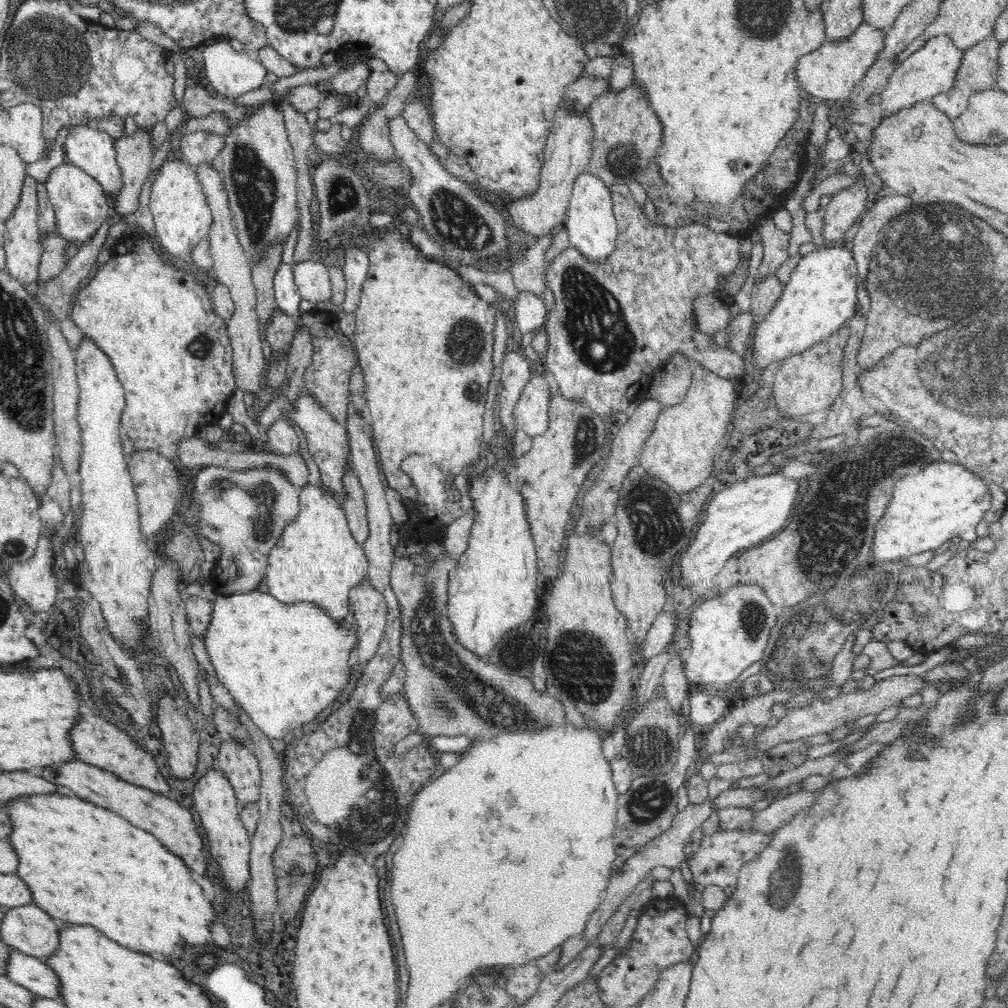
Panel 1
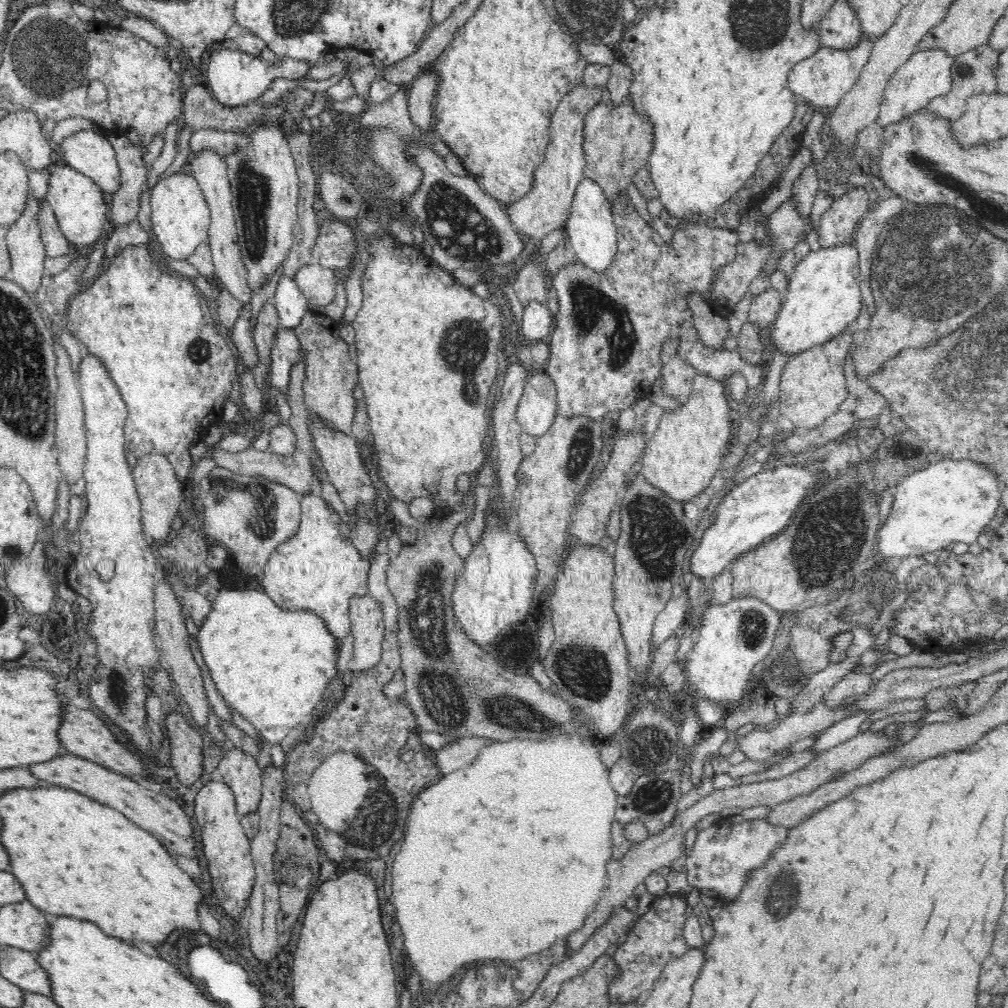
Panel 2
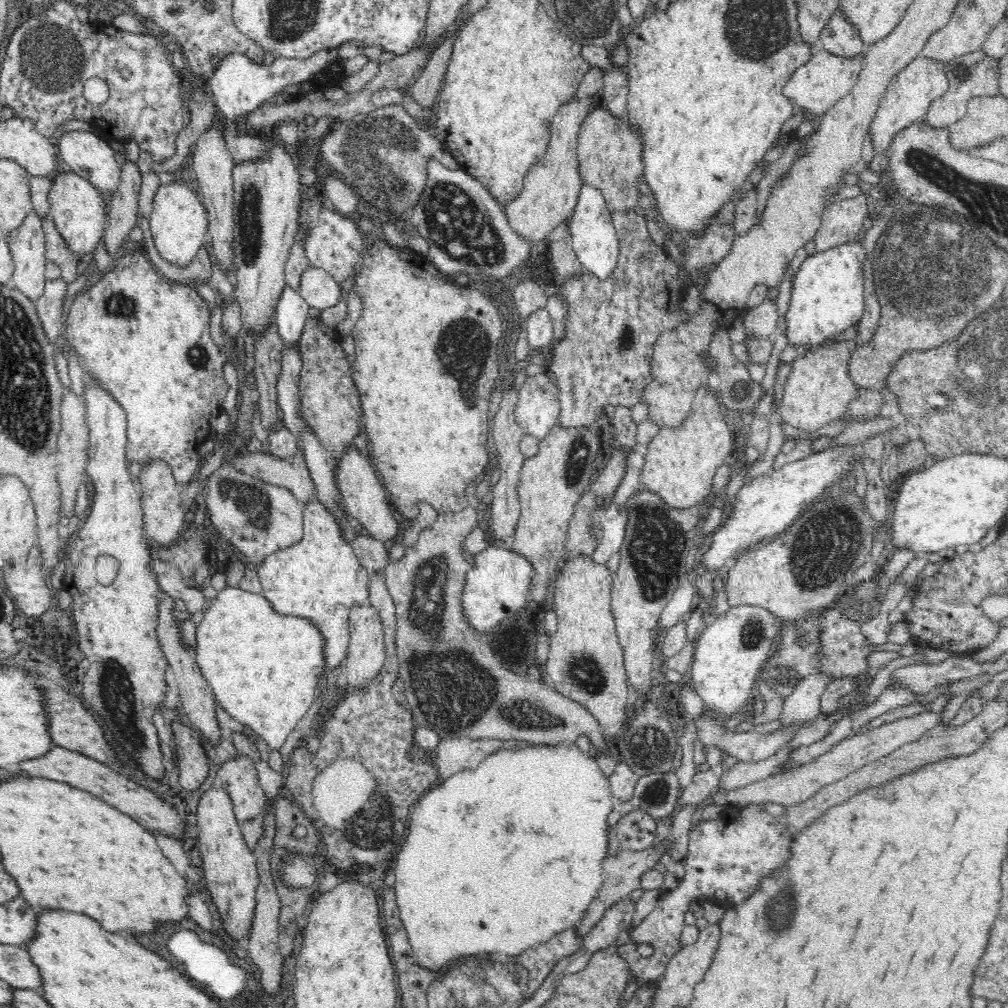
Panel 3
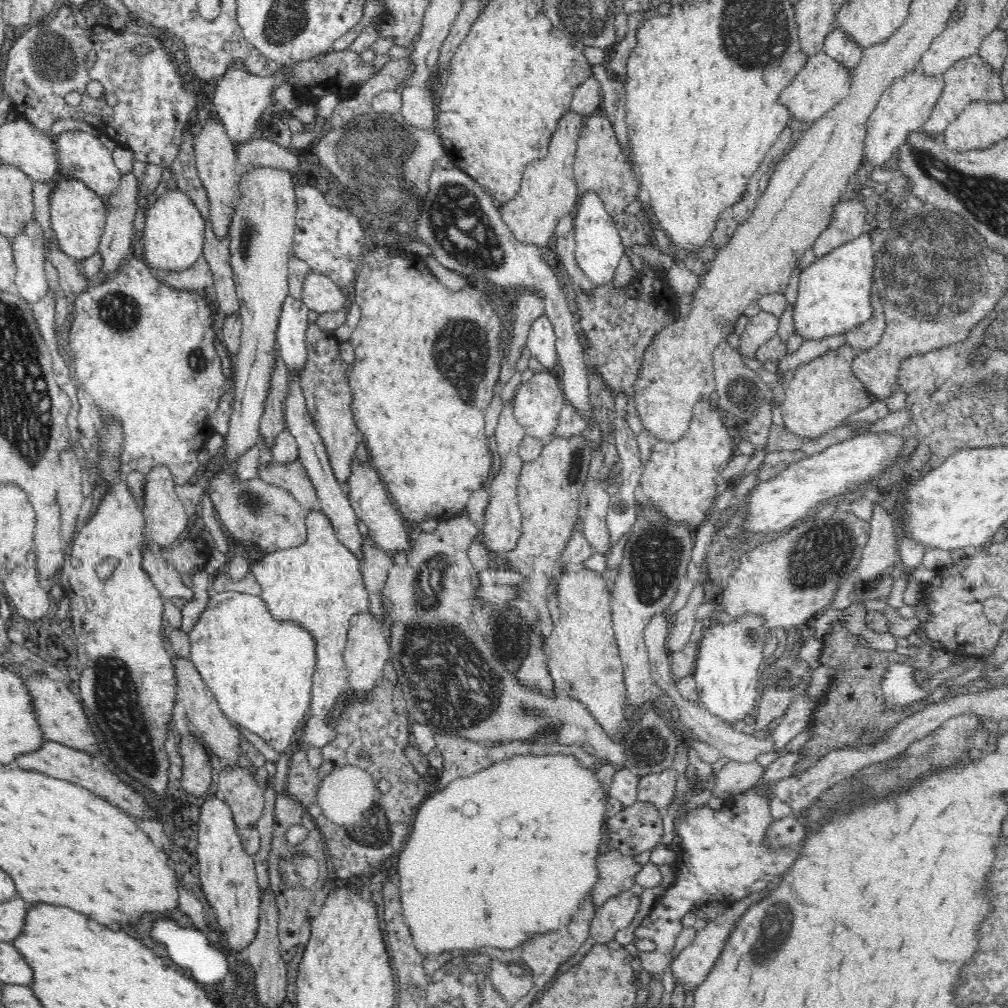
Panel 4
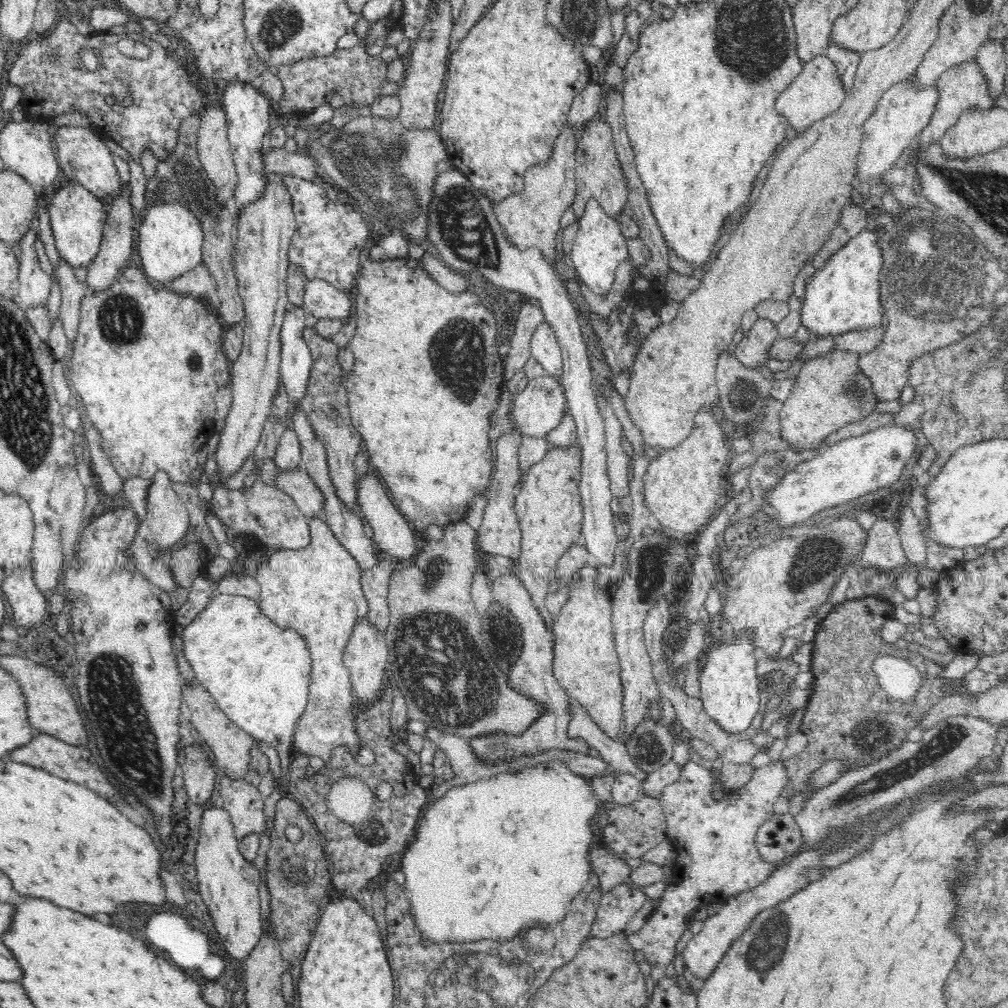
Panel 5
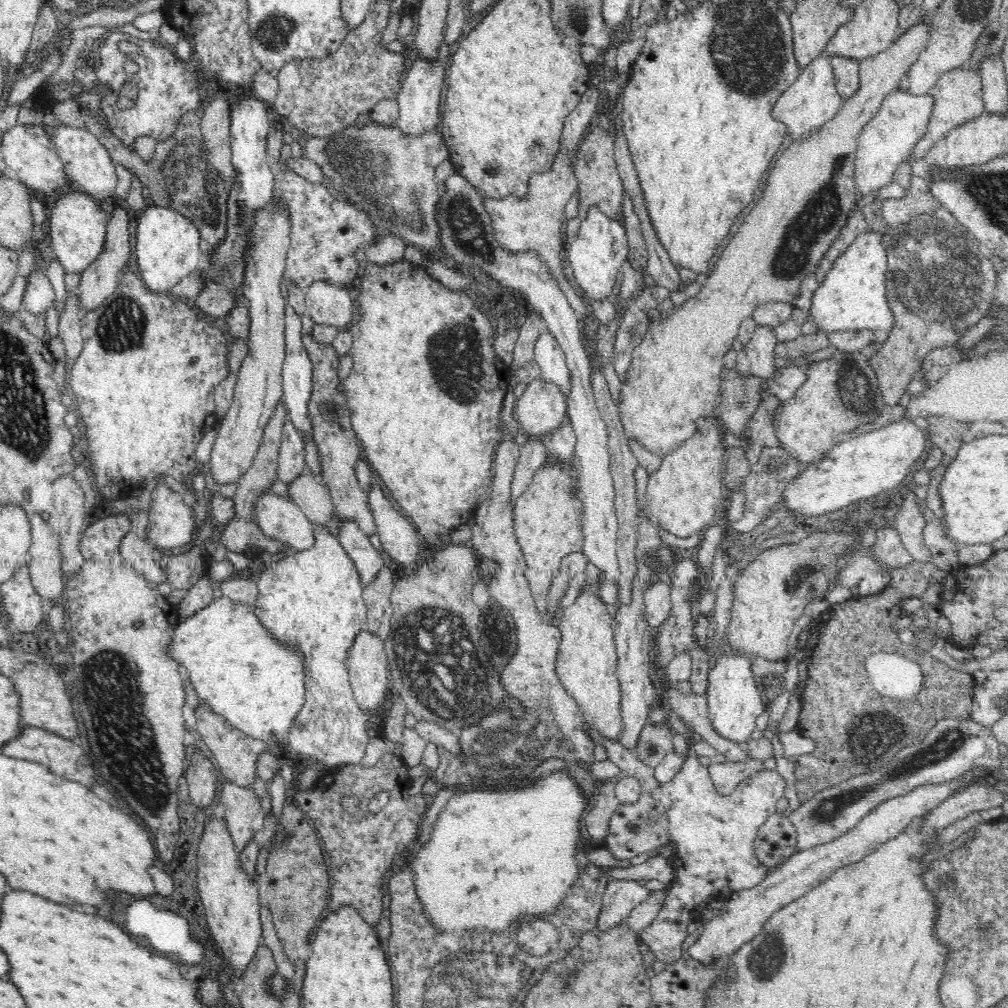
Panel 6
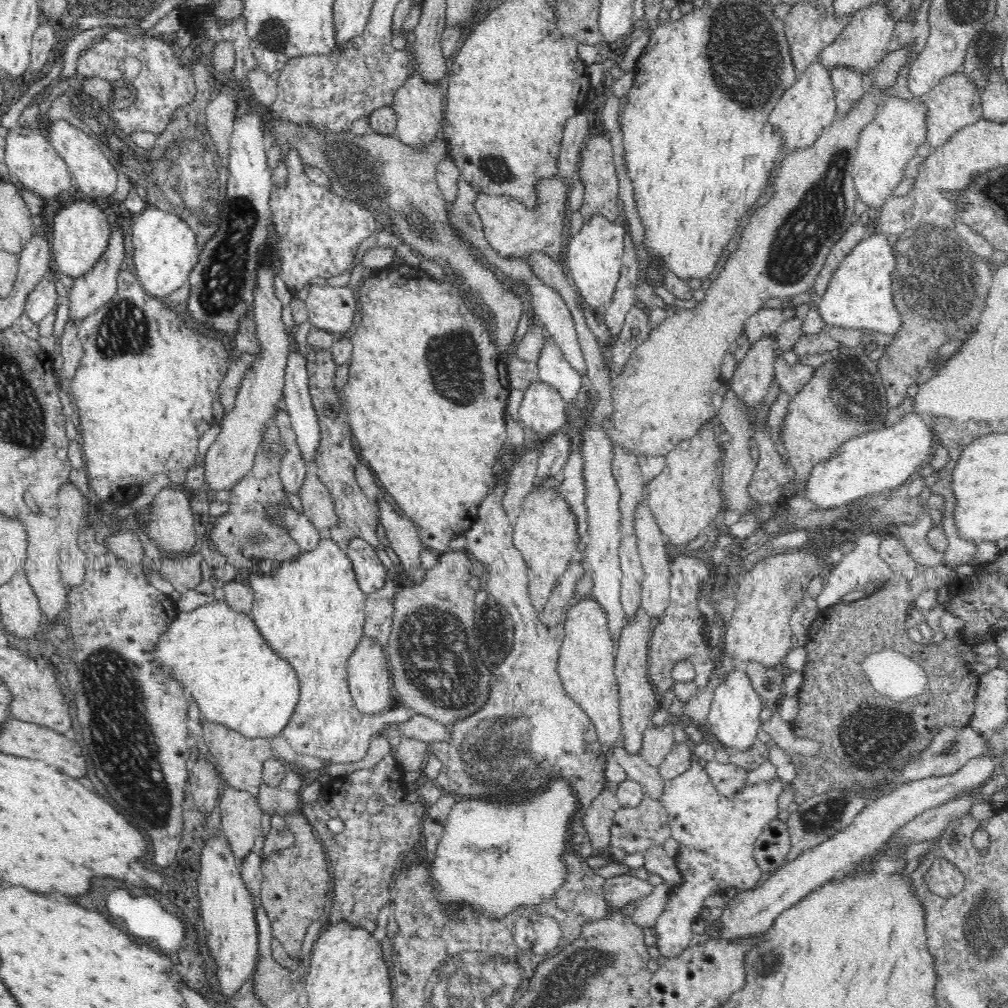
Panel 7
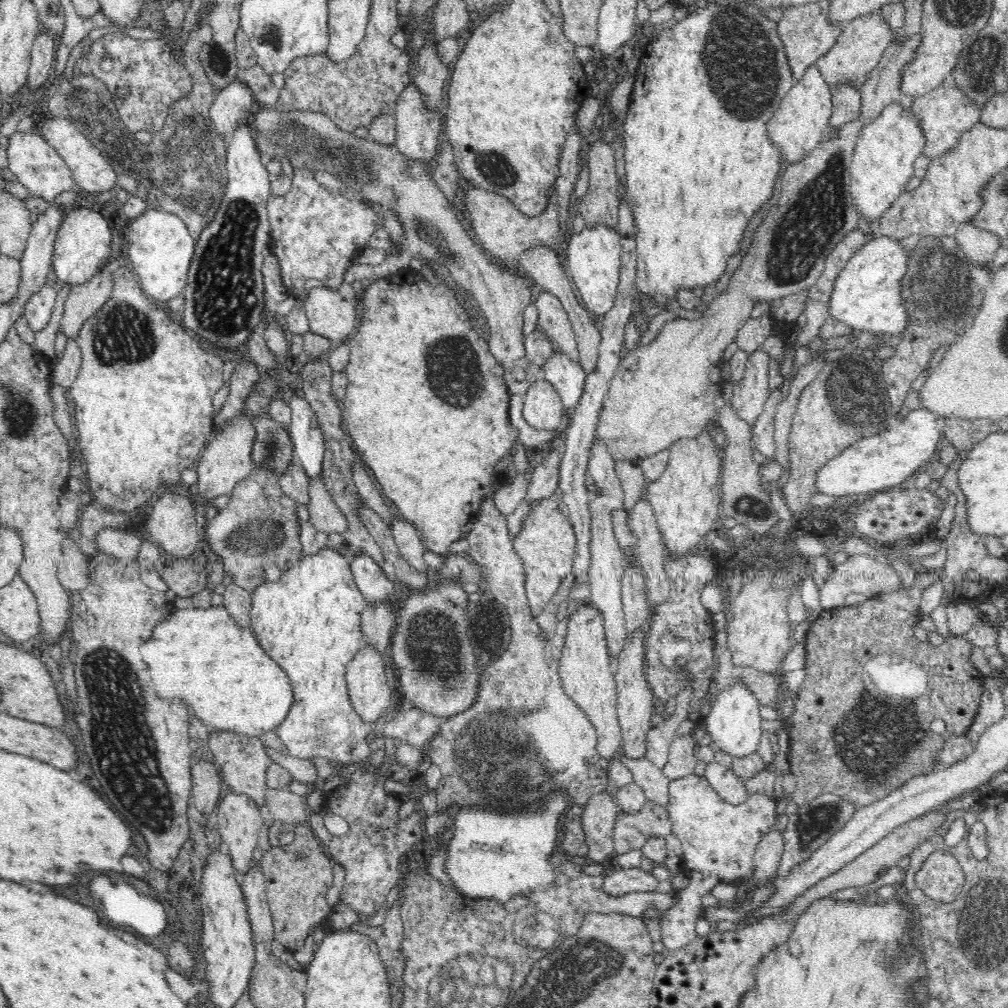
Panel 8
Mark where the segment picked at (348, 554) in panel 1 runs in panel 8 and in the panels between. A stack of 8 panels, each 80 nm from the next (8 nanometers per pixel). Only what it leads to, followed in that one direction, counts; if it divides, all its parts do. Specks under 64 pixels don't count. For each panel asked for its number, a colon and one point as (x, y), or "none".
2: (318, 570)
3: (320, 578)
4: (318, 585)
5: (316, 592)
6: (311, 601)
7: (311, 611)
8: (309, 621)

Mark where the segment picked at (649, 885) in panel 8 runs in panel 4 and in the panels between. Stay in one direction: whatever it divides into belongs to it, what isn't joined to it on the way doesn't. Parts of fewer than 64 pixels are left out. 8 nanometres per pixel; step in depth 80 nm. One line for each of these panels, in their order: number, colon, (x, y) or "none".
4: (617, 912)
5: (617, 906)
6: (620, 896)
7: (623, 888)

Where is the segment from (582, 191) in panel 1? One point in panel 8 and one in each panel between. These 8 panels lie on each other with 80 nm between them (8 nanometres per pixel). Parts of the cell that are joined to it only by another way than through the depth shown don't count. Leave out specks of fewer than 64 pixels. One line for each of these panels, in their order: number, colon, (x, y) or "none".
2: (591, 229)
3: (595, 241)
4: (598, 246)
5: (599, 246)
6: (596, 255)
7: (594, 256)
8: (593, 258)

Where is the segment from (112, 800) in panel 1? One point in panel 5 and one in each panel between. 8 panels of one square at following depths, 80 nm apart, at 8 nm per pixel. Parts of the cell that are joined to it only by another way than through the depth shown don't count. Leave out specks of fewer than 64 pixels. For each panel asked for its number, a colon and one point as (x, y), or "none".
2: (155, 813)
3: (104, 781)
4: (57, 760)
5: (66, 761)

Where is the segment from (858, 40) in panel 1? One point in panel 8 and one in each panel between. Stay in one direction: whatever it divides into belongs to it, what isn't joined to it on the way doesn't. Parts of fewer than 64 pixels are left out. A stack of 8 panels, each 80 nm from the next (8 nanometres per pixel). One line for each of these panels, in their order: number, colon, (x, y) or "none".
2: (821, 80)
3: (816, 86)
4: (823, 82)
5: (816, 92)
6: (812, 100)
7: (804, 111)
8: (800, 124)

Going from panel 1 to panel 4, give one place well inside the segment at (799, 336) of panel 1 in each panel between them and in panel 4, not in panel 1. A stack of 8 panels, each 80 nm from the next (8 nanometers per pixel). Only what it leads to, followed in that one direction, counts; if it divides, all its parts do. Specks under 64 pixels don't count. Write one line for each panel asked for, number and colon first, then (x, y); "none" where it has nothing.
2: (824, 297)
3: (827, 298)
4: (834, 294)

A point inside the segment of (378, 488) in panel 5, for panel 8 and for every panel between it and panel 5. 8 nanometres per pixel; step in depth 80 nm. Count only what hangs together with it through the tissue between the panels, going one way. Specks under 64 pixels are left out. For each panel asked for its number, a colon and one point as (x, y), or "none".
6: (399, 538)
7: (401, 532)
8: (411, 547)

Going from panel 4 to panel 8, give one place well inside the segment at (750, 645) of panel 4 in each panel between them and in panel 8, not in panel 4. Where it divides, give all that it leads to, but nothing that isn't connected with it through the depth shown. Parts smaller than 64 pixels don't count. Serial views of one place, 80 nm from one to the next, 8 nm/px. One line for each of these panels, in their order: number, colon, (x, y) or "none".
5: (730, 689)
6: (734, 702)
7: (733, 721)
8: (733, 720)

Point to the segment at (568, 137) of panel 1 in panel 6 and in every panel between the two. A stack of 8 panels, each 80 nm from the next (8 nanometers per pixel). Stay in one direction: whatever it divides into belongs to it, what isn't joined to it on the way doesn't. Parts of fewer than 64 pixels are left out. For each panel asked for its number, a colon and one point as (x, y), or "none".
2: (546, 207)
3: (550, 191)
4: (548, 190)
5: (531, 219)
6: (536, 223)

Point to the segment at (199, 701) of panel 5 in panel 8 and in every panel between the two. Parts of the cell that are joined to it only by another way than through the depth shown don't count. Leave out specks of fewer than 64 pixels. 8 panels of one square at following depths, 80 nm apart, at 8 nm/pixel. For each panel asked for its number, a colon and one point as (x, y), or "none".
6: (236, 753)
7: (240, 760)
8: (241, 761)

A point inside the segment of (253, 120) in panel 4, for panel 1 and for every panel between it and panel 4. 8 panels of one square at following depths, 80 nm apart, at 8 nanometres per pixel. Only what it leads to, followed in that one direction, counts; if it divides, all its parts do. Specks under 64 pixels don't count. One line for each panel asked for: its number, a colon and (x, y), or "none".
1: (231, 73)
2: (236, 78)
3: (239, 86)

